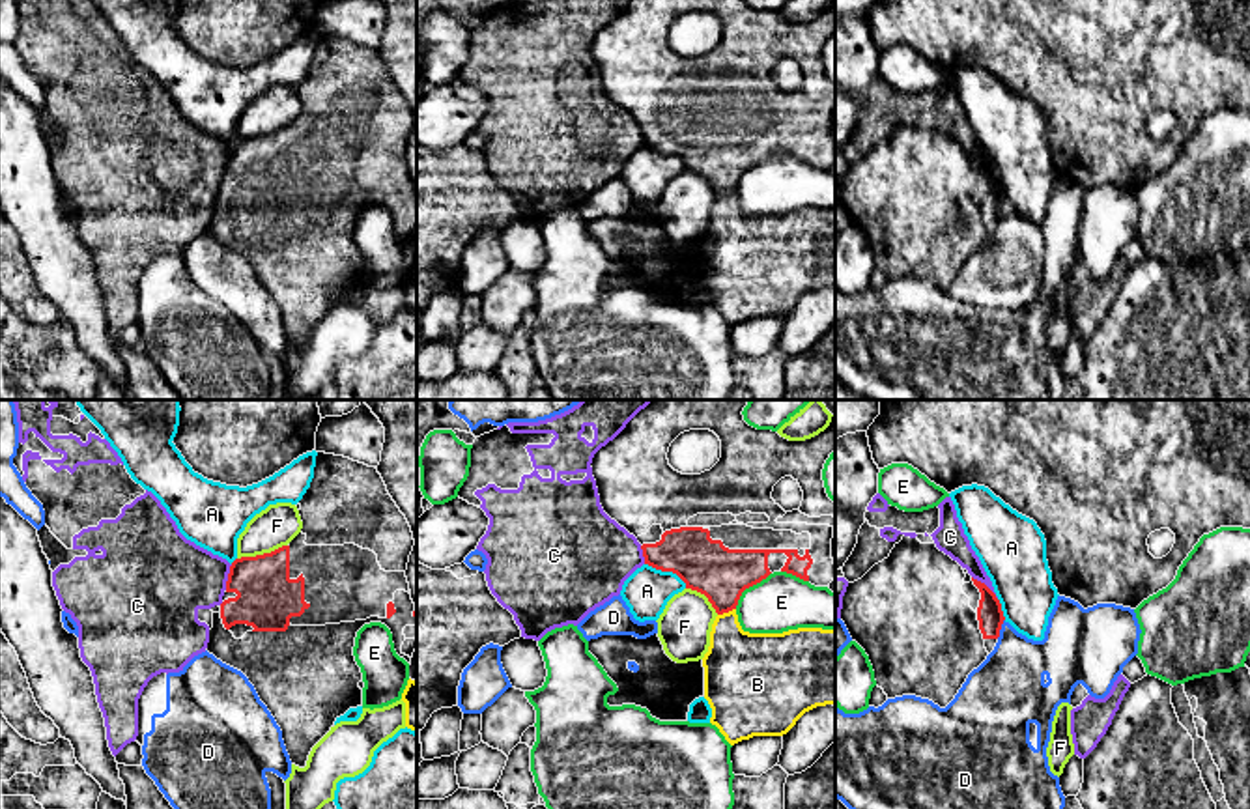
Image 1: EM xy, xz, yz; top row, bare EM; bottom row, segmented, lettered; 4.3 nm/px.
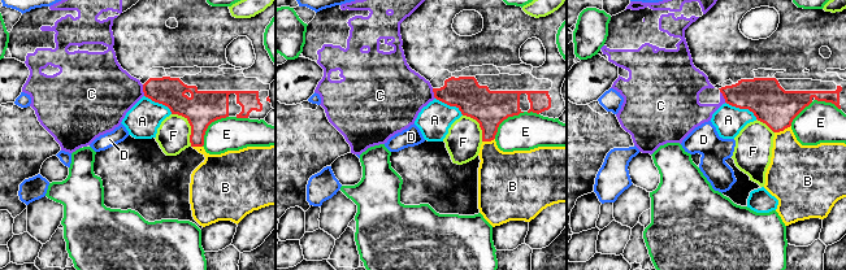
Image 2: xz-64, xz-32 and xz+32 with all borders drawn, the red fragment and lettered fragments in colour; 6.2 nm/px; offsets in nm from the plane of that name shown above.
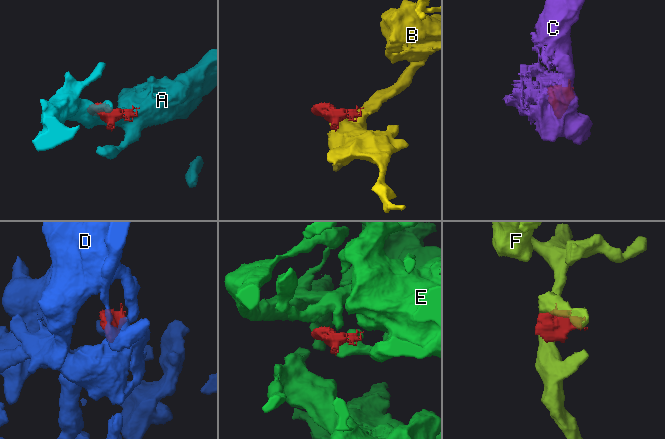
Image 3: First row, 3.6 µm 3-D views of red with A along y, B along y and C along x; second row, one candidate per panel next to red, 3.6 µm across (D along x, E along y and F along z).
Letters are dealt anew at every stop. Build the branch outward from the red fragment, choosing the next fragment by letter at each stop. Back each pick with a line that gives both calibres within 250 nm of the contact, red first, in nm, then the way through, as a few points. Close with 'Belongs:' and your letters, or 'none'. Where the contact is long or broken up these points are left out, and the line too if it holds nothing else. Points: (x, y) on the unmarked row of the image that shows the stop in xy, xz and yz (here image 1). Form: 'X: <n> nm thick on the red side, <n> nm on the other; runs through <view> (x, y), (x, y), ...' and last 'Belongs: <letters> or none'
Belongs: none

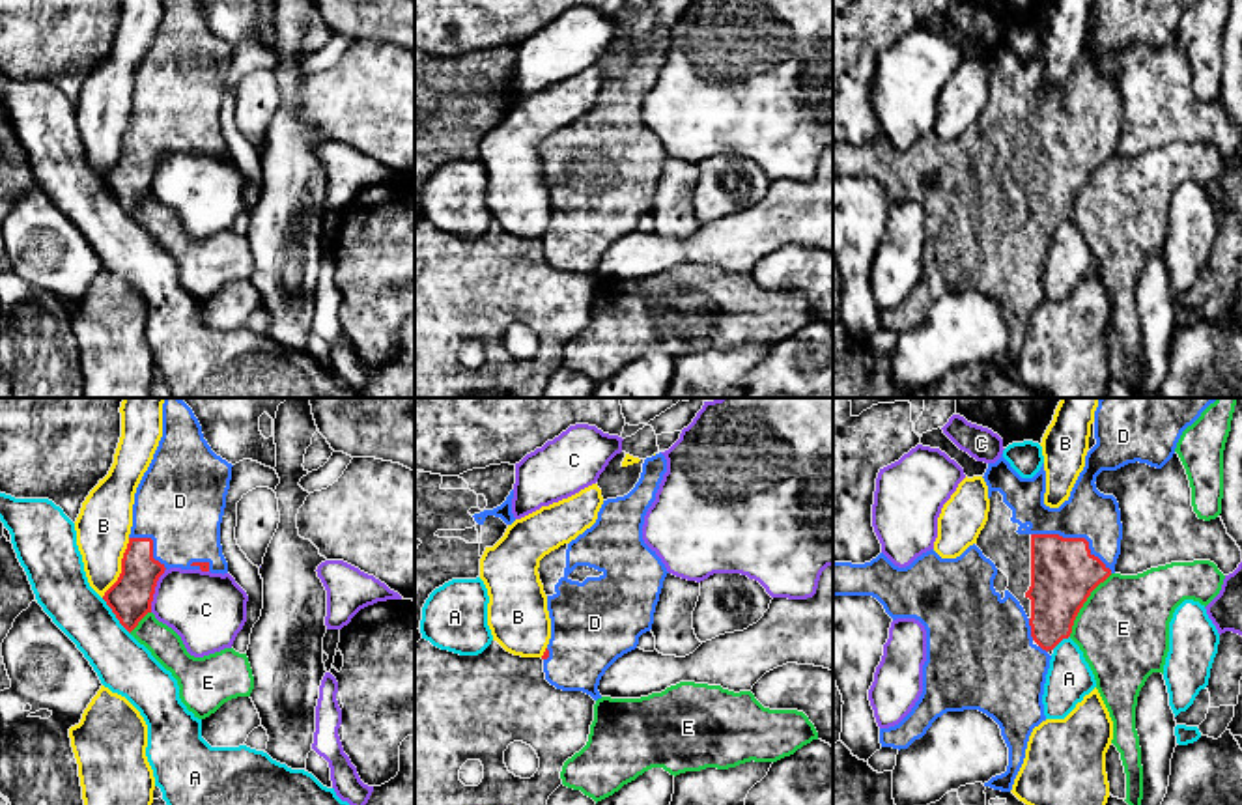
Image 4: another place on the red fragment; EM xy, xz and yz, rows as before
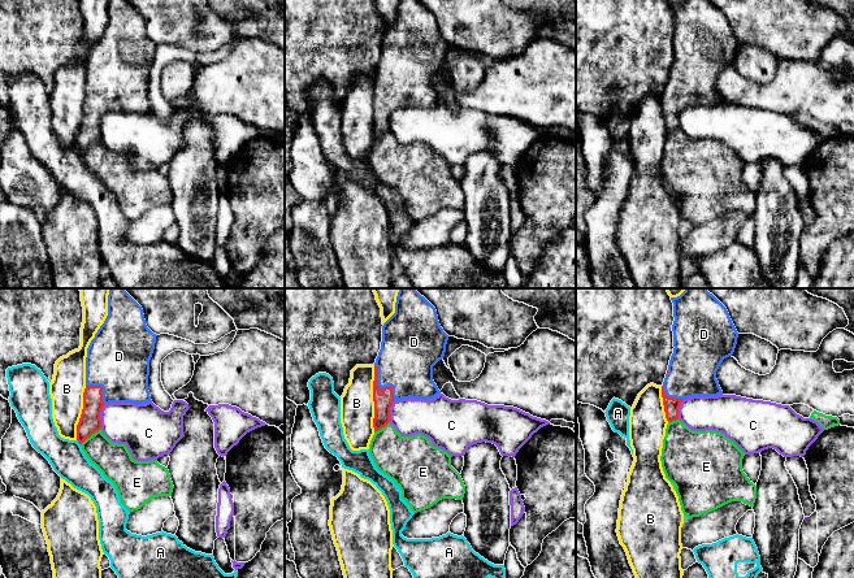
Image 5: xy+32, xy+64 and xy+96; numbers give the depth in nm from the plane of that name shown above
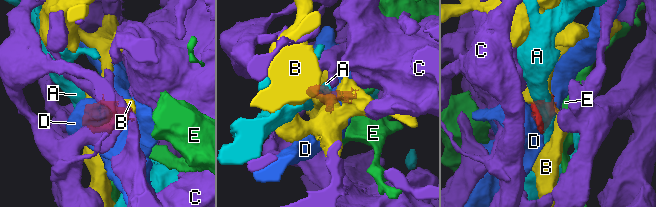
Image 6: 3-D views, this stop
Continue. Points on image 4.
D: 280 nm thick on the red side, 220 nm on the other
Belongs: D

